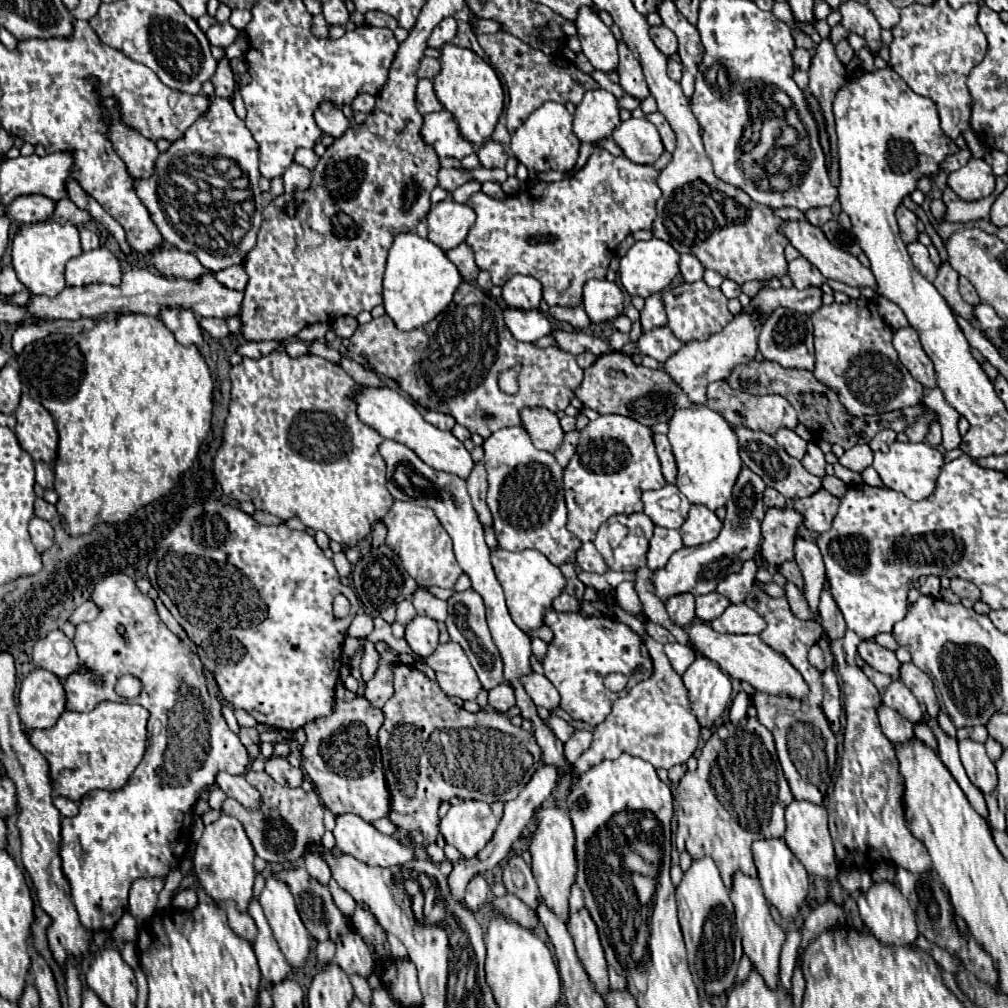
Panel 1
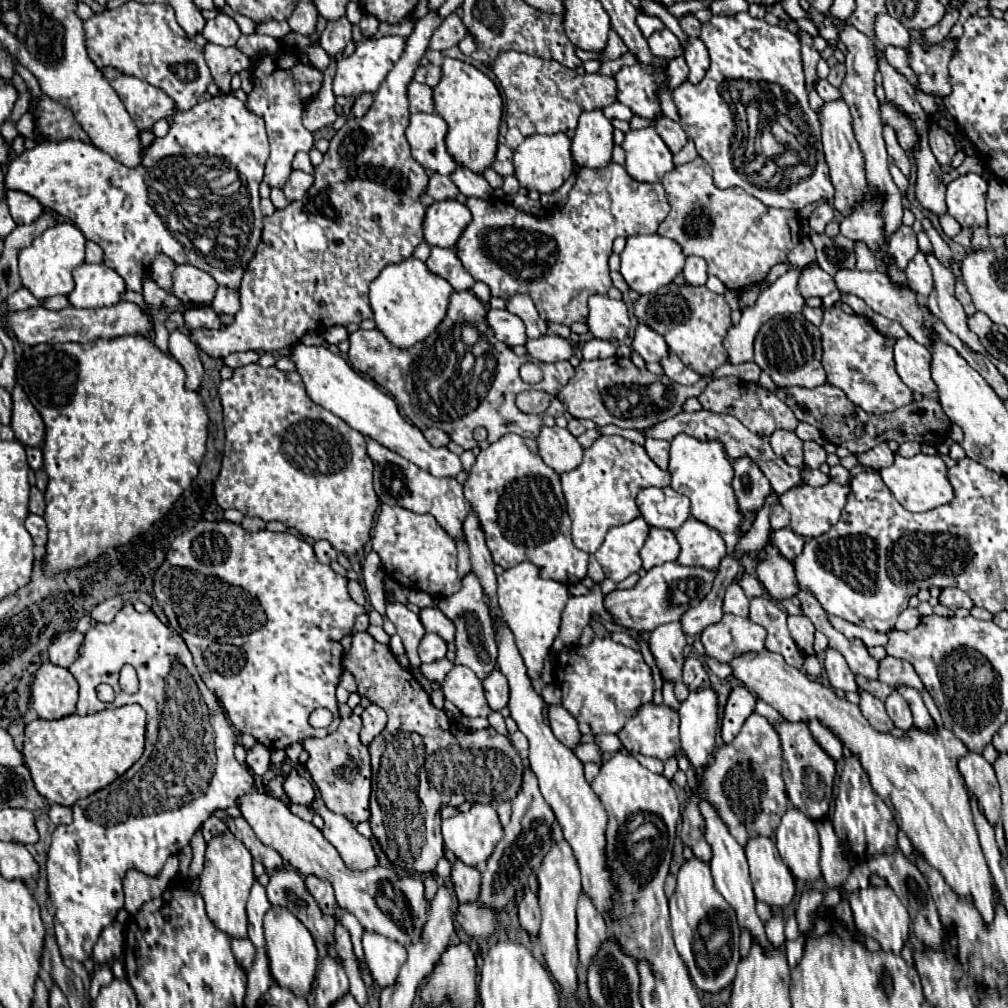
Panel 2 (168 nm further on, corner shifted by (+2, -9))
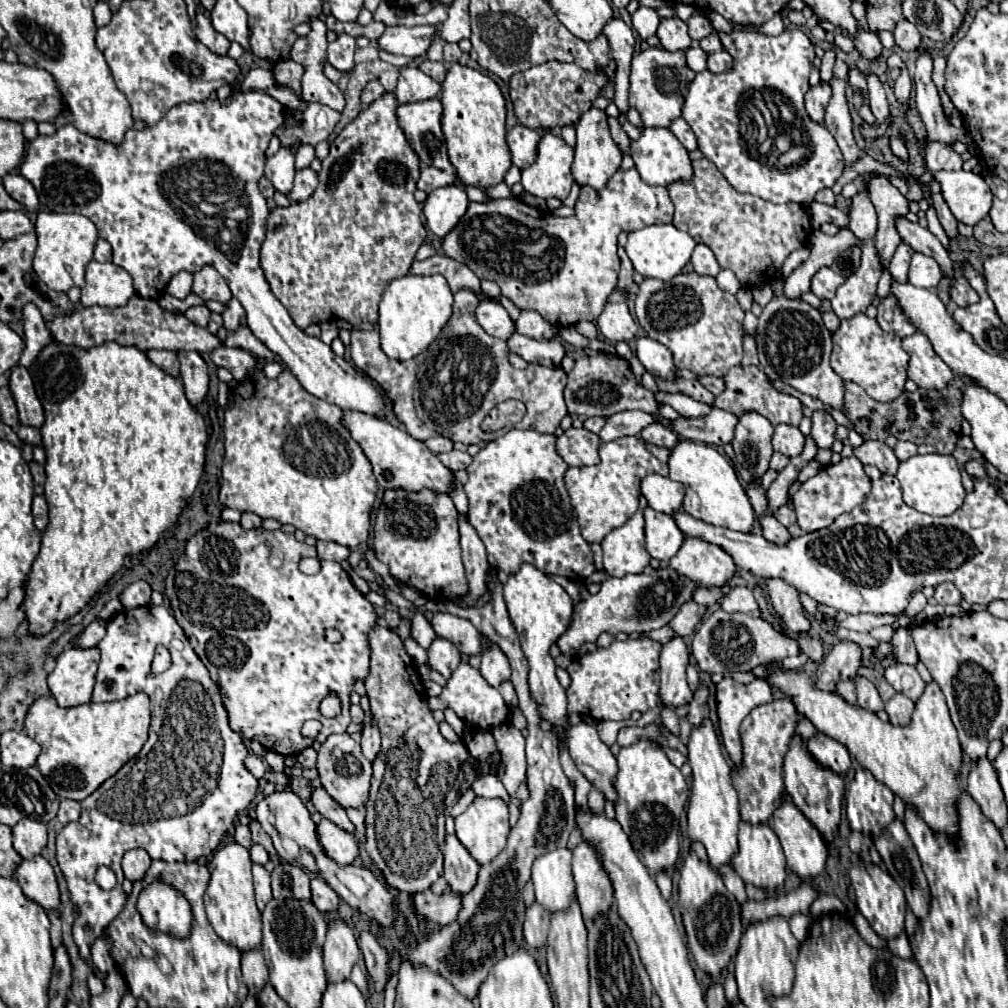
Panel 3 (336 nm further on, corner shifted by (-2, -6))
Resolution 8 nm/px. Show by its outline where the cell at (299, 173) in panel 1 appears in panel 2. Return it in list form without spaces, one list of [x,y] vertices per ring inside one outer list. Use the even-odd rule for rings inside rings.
[[[294,170],[292,176],[290,176],[290,180],[288,180],[286,186],[284,186],[286,200],[288,200],[288,202],[300,200],[300,198],[308,192],[308,188],[312,186],[312,182],[314,182],[314,178],[312,178],[310,174],[306,174],[306,172],[302,172],[302,170]]]

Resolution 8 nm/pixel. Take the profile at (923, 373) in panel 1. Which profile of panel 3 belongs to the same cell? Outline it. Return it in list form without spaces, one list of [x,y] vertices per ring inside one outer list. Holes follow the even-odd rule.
[[[914,333],[902,339],[902,349],[910,355],[908,377],[922,389],[944,389],[956,375],[934,353],[930,339],[924,333]]]

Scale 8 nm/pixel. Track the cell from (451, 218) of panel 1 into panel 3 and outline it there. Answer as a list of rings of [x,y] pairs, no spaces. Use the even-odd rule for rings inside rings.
[[[446,185],[446,187],[434,189],[426,197],[422,211],[426,217],[428,229],[434,235],[444,237],[460,221],[460,217],[466,213],[466,209],[468,209],[468,195],[466,195],[464,187]]]

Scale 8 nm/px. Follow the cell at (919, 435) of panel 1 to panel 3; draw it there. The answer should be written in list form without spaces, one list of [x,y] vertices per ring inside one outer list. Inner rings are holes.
[[[898,441],[898,445],[894,447],[894,453],[900,461],[906,461],[906,459],[916,455],[916,445],[910,443],[910,441]]]

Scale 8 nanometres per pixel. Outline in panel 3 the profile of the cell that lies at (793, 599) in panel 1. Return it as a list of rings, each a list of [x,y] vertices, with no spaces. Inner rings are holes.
[[[800,635],[800,637],[798,637],[798,645],[804,649],[804,653],[806,653],[812,661],[816,661],[816,663],[820,663],[820,661],[822,661],[824,651],[822,651],[820,641],[816,641],[816,639],[808,637],[808,635]]]

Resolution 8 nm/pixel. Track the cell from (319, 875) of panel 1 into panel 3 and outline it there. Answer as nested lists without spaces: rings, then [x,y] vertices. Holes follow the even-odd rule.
[[[314,877],[310,881],[310,889],[312,889],[312,897],[310,899],[322,913],[334,913],[338,909],[340,897],[326,881],[322,881],[322,877]]]

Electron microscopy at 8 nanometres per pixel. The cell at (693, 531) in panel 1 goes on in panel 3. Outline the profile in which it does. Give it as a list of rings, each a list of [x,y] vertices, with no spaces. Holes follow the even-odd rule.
[[[686,537],[666,567],[690,577],[698,587],[722,587],[736,573],[736,565],[724,549],[696,537]]]

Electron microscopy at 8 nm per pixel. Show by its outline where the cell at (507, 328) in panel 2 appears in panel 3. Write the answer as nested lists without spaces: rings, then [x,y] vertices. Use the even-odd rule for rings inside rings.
[[[482,299],[478,303],[478,309],[474,311],[478,325],[482,325],[482,329],[486,333],[490,333],[492,337],[498,339],[508,339],[514,333],[514,321],[510,319],[508,311],[494,301],[486,301]]]

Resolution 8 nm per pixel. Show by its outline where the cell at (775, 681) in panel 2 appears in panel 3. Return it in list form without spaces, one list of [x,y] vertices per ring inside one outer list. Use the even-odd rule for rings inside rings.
[[[774,669],[768,677],[768,683],[778,687],[780,691],[784,691],[798,707],[800,713],[804,713],[816,727],[820,733],[826,733],[828,737],[836,739],[838,743],[842,743],[850,755],[856,757],[856,761],[866,767],[880,783],[884,783],[886,787],[890,787],[896,795],[902,797],[904,803],[914,805],[918,809],[918,813],[924,817],[924,821],[940,833],[946,833],[948,837],[956,835],[958,831],[958,817],[956,817],[956,809],[954,809],[954,801],[960,795],[960,785],[958,785],[958,769],[962,763],[962,749],[958,743],[958,735],[956,735],[956,727],[950,719],[948,713],[948,705],[946,705],[946,697],[942,693],[942,689],[938,689],[936,681],[926,683],[922,697],[916,701],[916,709],[912,715],[912,723],[906,727],[894,727],[892,723],[882,723],[874,713],[858,707],[858,705],[850,705],[846,703],[840,695],[836,693],[826,693],[814,687],[814,681],[810,681],[810,677],[806,673],[794,673],[794,671],[786,671],[786,669]]]

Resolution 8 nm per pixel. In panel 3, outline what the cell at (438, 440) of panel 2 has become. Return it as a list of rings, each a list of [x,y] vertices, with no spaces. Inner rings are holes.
[[[436,435],[436,437],[430,437],[424,441],[428,445],[428,449],[432,453],[448,453],[452,451],[452,441],[448,437],[442,437],[442,435]]]

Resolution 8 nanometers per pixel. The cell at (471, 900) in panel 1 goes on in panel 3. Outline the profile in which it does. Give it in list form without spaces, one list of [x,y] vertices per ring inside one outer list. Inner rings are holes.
[[[446,835],[444,847],[444,879],[452,887],[454,893],[466,893],[476,885],[476,875],[480,865],[468,853],[468,849],[458,841],[458,837]]]

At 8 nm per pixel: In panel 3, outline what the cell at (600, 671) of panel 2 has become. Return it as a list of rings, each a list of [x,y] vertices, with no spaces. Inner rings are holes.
[[[628,639],[624,643],[614,641],[606,649],[596,649],[578,657],[570,667],[572,679],[568,687],[568,711],[580,715],[592,715],[596,721],[626,721],[632,711],[646,713],[660,703],[658,689],[658,657],[662,645],[652,639]]]

